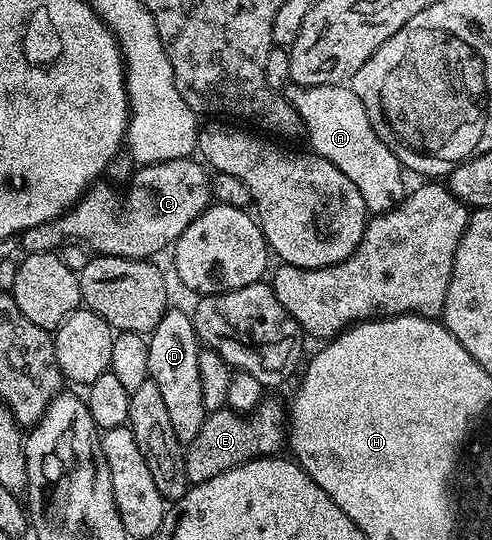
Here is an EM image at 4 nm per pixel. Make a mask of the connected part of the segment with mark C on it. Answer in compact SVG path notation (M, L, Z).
M188 157L140 166L139 172L136 170L130 176L131 188L124 203L109 184L96 182L59 218L24 231L22 250L27 253L55 251L66 239L80 239L100 255L150 260L158 251L166 247L168 250L193 220L212 206L212 176L207 176L208 168L202 162L195 161Z

